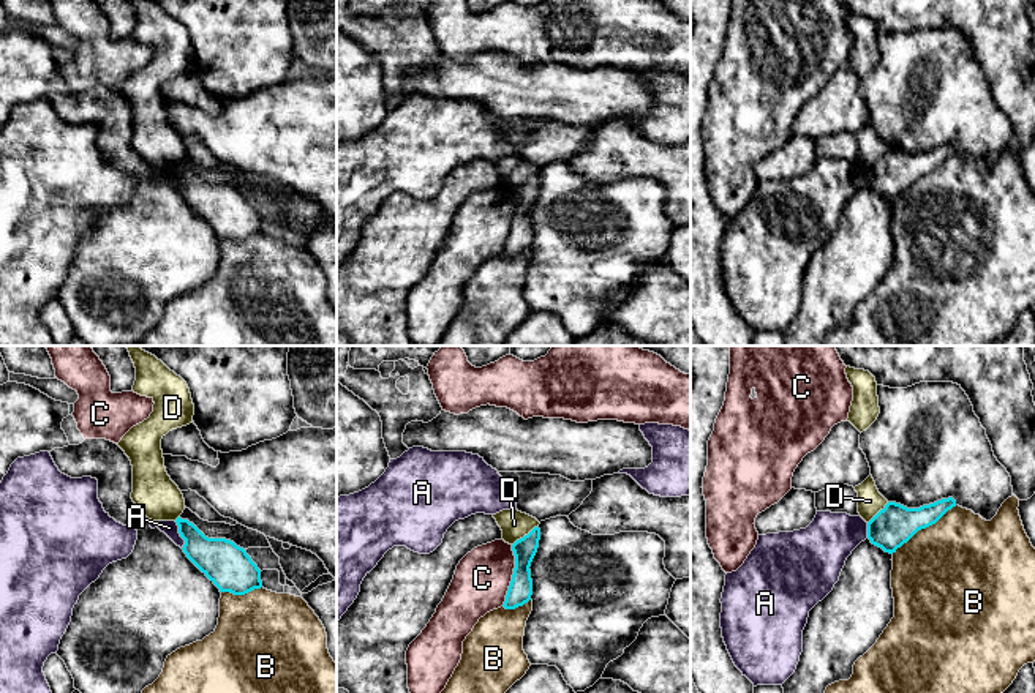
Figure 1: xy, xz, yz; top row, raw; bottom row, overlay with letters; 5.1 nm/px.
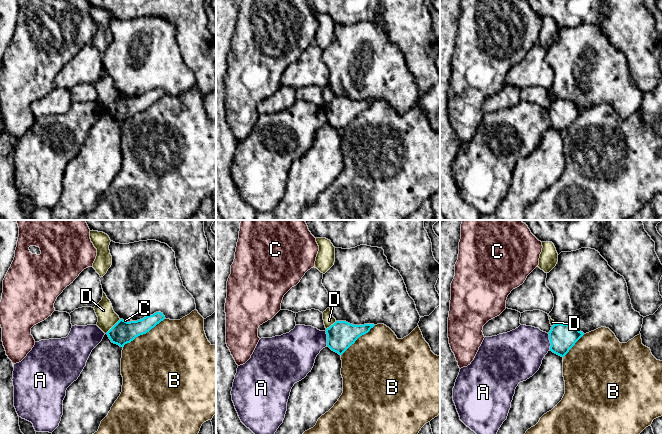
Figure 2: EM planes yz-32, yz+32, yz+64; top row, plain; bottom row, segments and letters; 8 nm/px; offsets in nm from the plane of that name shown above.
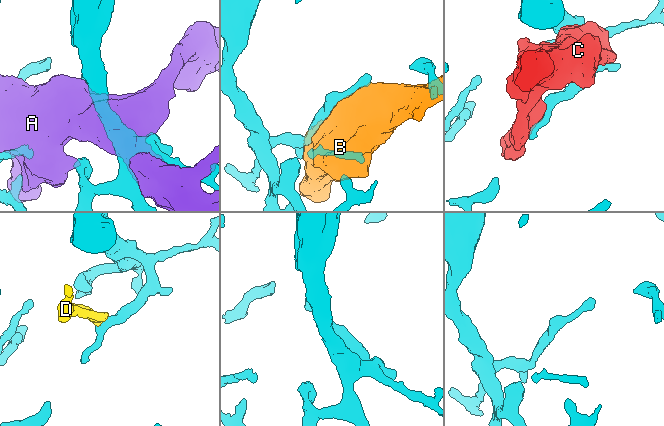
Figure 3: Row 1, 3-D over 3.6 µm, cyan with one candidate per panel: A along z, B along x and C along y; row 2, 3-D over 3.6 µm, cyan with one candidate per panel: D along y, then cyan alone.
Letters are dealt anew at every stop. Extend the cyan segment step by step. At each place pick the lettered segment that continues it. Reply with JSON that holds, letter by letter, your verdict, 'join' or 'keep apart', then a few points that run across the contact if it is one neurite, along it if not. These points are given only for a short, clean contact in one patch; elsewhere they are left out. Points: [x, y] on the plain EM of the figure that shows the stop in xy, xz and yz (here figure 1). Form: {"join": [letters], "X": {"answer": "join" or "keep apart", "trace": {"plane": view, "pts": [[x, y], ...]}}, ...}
{"join": [], "A": {"answer": "keep apart"}, "B": {"answer": "keep apart"}, "C": {"answer": "keep apart"}, "D": {"answer": "keep apart", "trace": {"plane": "xz", "pts": [[538, 171], [512, 191]]}}}

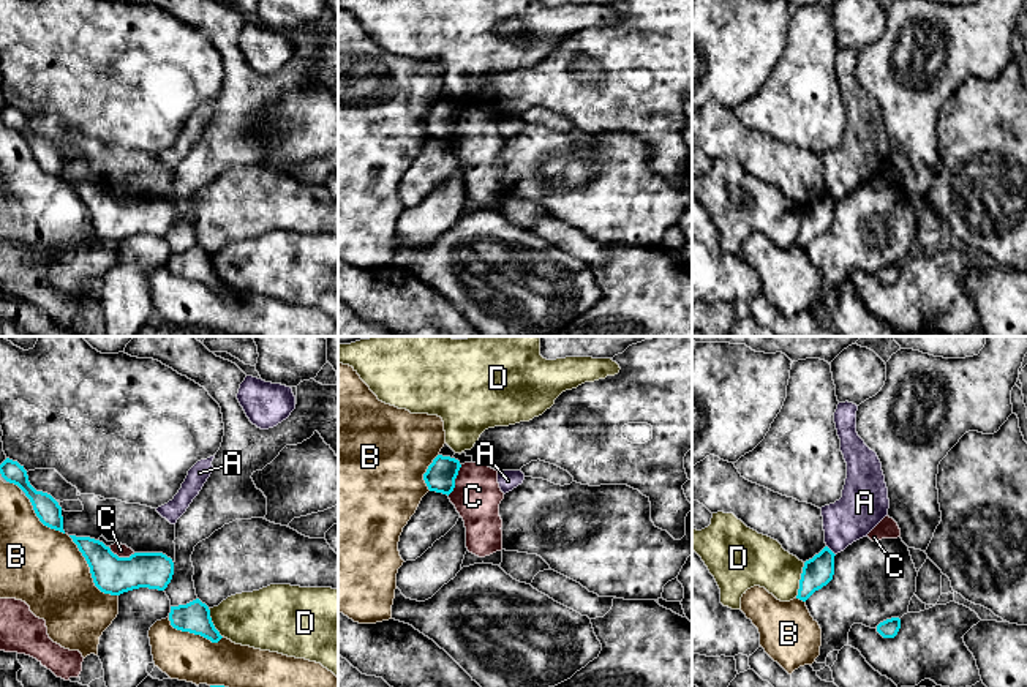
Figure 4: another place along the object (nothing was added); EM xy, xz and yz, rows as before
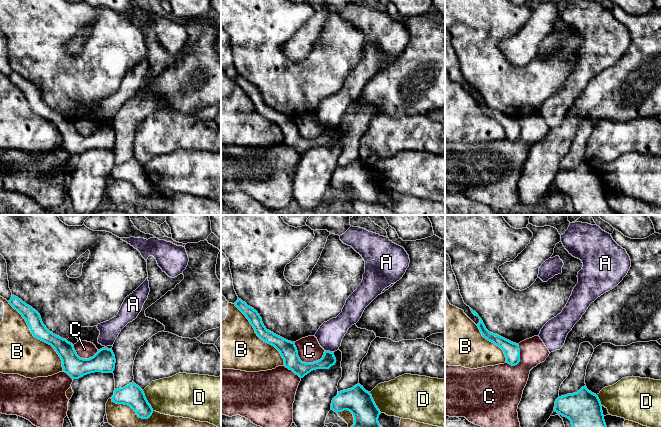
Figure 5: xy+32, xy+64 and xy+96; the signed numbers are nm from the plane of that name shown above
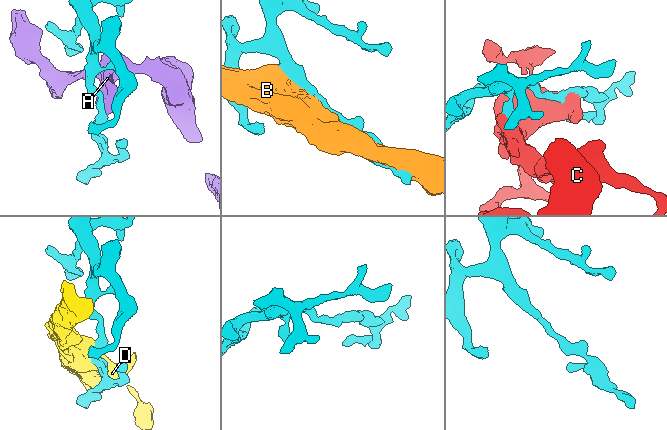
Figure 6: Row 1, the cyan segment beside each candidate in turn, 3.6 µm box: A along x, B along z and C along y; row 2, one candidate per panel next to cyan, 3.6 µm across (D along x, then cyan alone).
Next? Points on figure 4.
{"join": [], "A": {"answer": "keep apart", "trace": {"plane": "yz", "pts": [[827, 191], [835, 201]]}}, "B": {"answer": "keep apart"}, "C": {"answer": "keep apart"}, "D": {"answer": "keep apart"}}

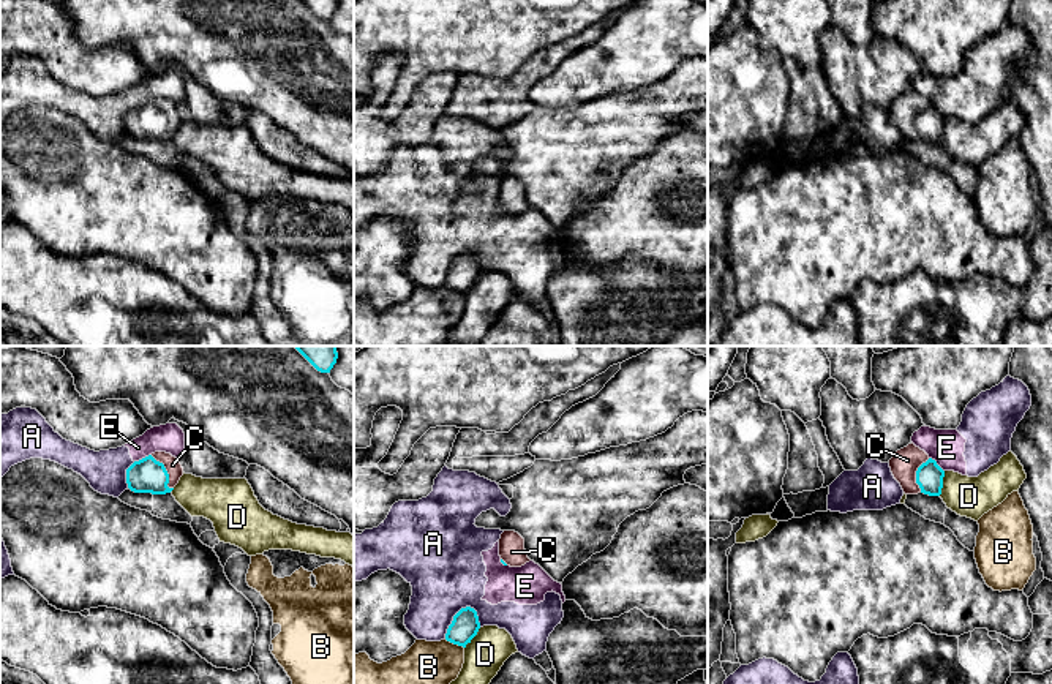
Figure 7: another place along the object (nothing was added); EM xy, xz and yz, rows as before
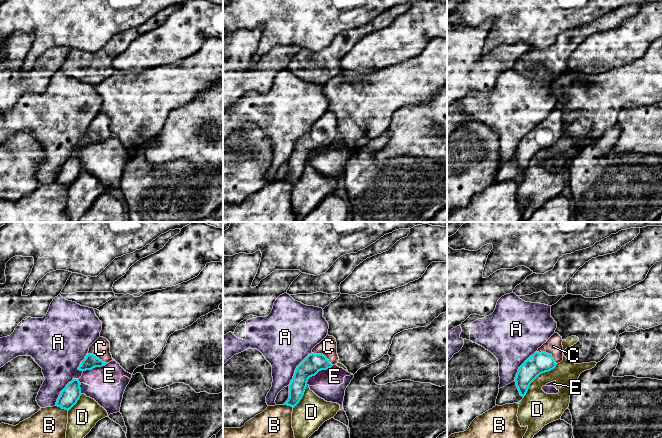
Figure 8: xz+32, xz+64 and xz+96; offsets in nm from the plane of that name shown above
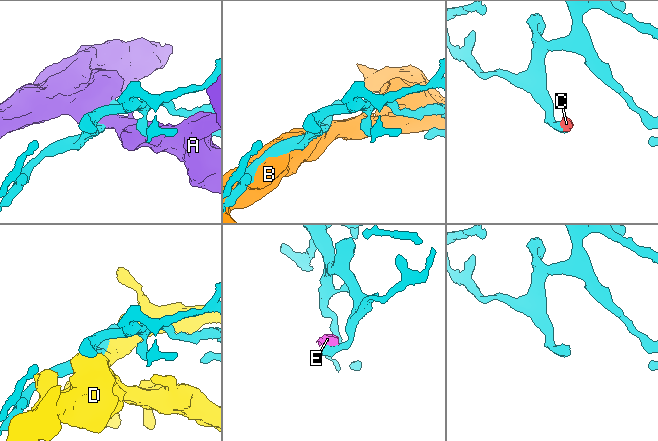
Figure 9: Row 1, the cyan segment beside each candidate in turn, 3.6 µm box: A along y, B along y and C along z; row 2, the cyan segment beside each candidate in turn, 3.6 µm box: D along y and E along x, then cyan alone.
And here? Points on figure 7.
{"join": ["C"], "A": {"answer": "keep apart"}, "B": {"answer": "keep apart"}, "C": {"answer": "join", "trace": {"plane": "xy", "pts": [[146, 122], [166, 117], [172, 111]]}}, "D": {"answer": "keep apart"}, "E": {"answer": "keep apart", "trace": {"plane": "xy", "pts": [[150, 100], [135, 108]]}}}

